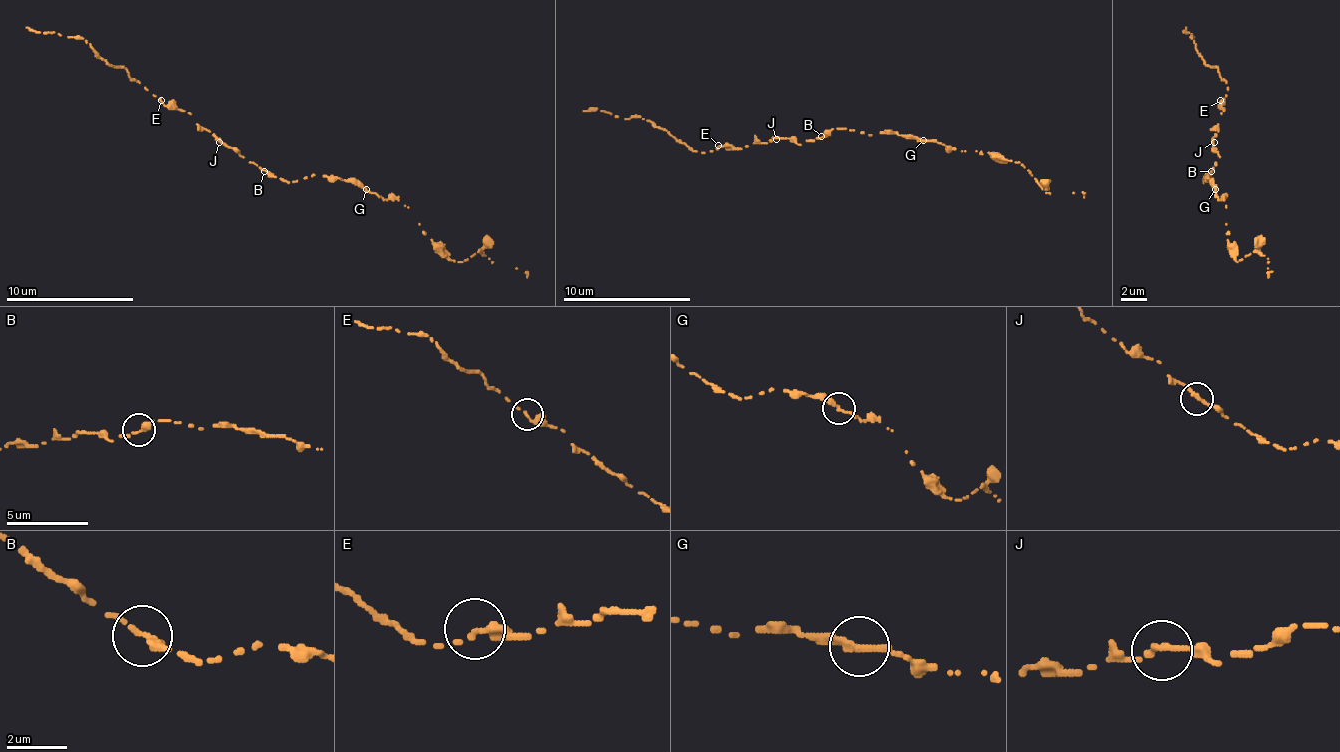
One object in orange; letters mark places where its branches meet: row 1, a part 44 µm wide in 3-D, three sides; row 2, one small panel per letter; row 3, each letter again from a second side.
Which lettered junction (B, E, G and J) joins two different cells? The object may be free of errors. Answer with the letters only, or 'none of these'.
G

